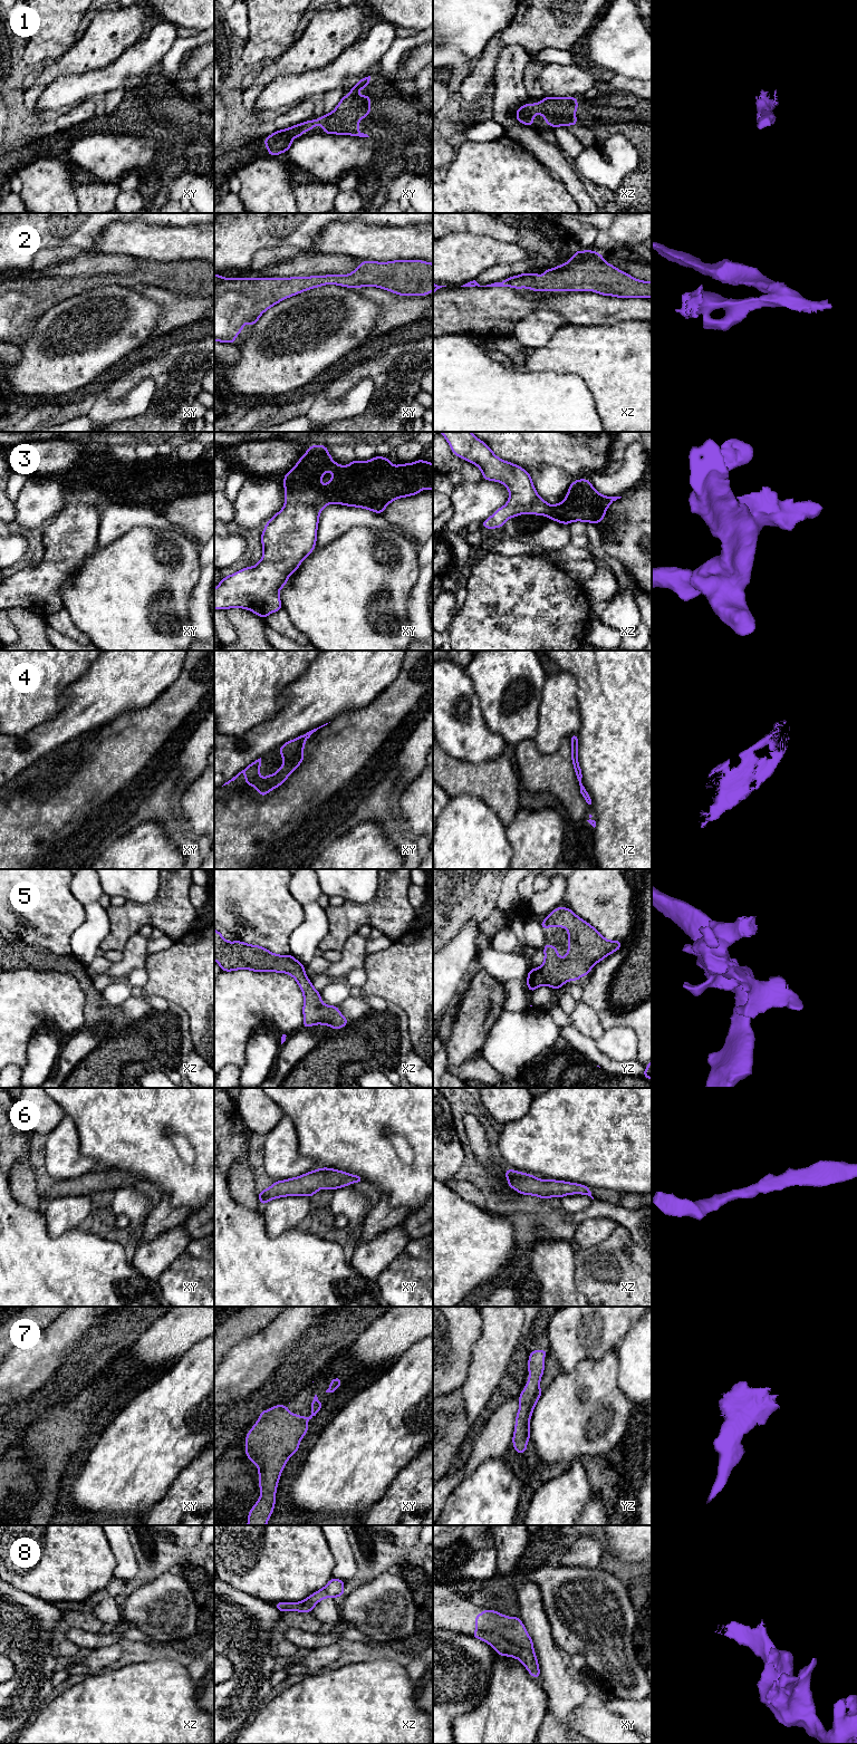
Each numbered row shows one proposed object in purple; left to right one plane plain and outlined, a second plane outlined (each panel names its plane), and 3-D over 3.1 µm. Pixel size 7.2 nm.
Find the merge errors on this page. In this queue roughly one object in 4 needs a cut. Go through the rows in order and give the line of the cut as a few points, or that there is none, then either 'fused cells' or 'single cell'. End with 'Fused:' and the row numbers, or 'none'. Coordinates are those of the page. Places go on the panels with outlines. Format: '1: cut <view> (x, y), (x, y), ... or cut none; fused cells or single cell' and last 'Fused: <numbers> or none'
1: cut none; single cell
2: cut none; single cell
3: cut none; single cell
4: cut none; single cell
5: cut none; single cell
6: cut none; single cell
7: cut none; single cell
8: cut none; single cell
Fused: none

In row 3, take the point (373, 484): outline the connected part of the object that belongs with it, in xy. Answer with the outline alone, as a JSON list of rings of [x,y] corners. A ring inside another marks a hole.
[[[310,445],[307,453],[299,459],[293,469],[285,475],[285,505],[269,521],[261,534],[263,555],[261,560],[253,567],[243,568],[228,577],[223,577],[218,587],[214,589],[214,609],[243,608],[251,610],[256,615],[264,618],[282,608],[279,598],[279,590],[287,585],[287,579],[300,567],[302,560],[308,557],[316,547],[317,528],[319,523],[319,513],[331,503],[356,507],[370,510],[381,514],[385,508],[398,498],[405,498],[421,493],[422,489],[433,490],[433,464],[417,460],[413,463],[395,466],[392,465],[388,457],[375,456],[369,461],[354,460],[348,465],[341,466],[334,462],[327,451],[327,445]],[[327,471],[334,471],[334,475],[326,485],[321,485],[321,476]]]

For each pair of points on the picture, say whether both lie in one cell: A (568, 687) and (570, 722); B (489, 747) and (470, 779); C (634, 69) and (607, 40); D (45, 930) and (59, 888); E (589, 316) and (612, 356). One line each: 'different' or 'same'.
A: same
B: different
C: same
D: same
E: different

